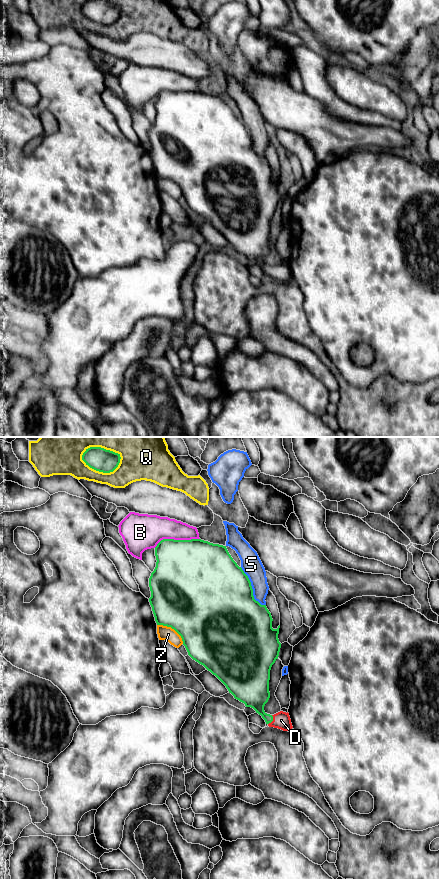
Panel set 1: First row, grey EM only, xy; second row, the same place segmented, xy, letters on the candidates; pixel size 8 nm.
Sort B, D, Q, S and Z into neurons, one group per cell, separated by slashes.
B / D / Q / S / Z

